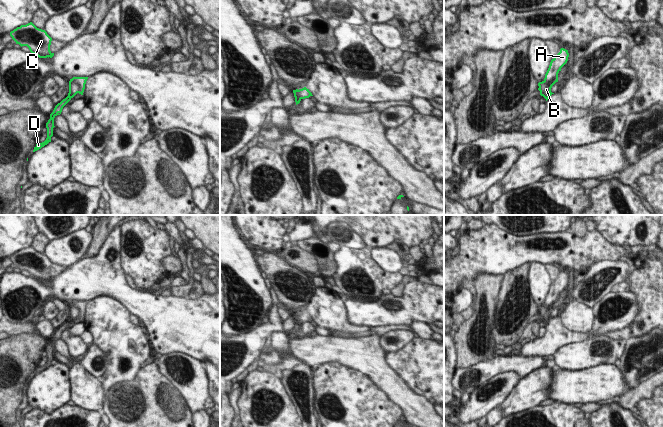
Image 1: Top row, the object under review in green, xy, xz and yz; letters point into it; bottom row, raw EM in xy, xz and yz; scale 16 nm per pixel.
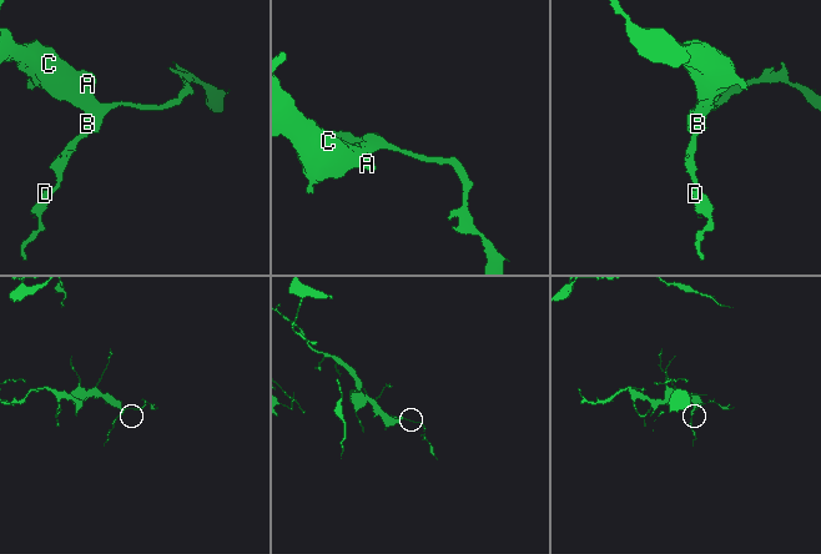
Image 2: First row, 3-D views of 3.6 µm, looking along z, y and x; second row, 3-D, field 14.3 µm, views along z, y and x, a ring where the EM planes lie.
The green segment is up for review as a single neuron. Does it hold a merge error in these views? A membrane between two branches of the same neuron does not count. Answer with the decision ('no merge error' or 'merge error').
merge error

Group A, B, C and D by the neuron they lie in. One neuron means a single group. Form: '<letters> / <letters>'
A C / B D

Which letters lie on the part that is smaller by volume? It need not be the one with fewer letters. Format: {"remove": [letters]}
{"remove": ["B", "D"]}

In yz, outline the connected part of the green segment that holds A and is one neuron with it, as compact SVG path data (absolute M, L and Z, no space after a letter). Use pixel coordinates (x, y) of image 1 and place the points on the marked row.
M561 48L560 52L550 62L549 68L545 74L545 82L551 82L553 80L556 80L558 82L558 73L561 71L561 68L567 63L568 57L568 50Z

